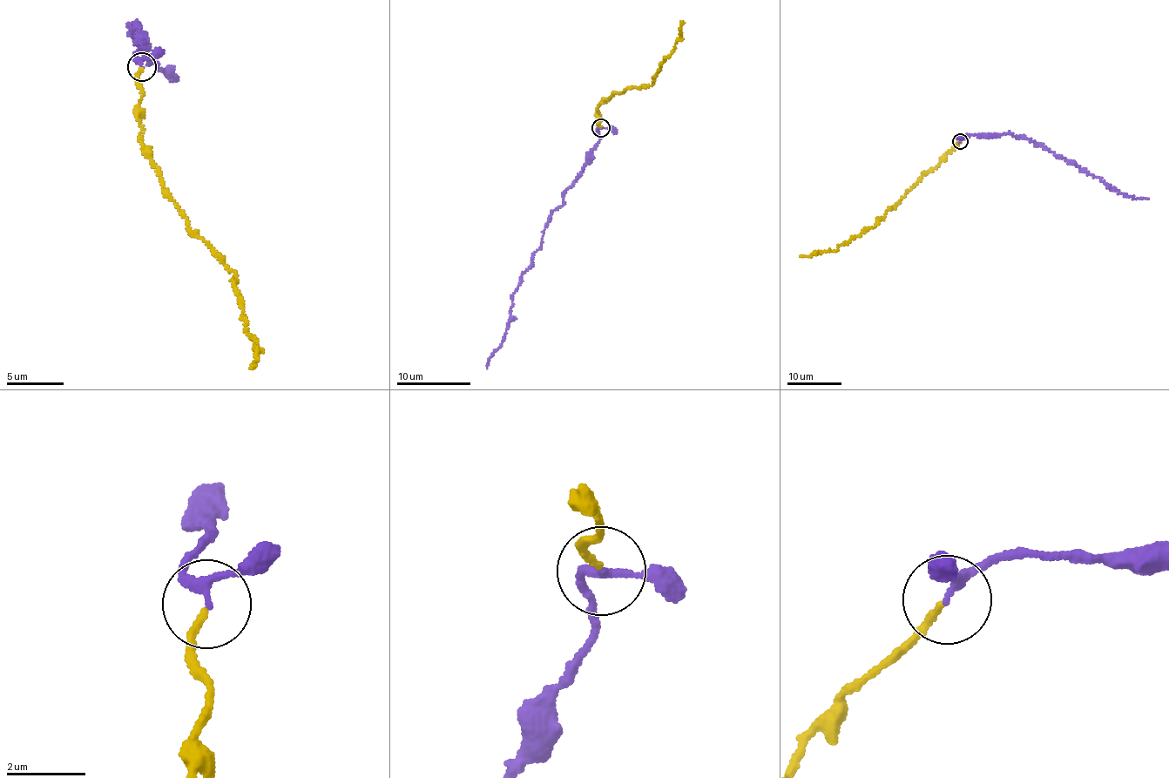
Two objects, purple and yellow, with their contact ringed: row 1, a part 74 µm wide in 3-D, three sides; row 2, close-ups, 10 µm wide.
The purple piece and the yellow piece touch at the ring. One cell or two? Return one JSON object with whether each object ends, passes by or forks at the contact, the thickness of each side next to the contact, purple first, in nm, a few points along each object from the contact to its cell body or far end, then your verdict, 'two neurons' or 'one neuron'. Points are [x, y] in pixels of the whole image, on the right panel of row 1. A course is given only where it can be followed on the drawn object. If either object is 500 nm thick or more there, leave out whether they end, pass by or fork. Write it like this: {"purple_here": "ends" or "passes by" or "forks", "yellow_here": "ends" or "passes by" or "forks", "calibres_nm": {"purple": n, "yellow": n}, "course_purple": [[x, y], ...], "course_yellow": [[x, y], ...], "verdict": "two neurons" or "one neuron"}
{"purple_here": "passes by", "yellow_here": "ends", "calibres_nm": {"purple": 200, "yellow": 160}, "course_purple": [[959, 141], [966, 136], [1010, 133], [1028, 138], [1099, 177], [1120, 192], [1140, 199], [1149, 198]], "course_yellow": [[959, 141], [873, 226], [836, 250], [800, 256]], "verdict": "one neuron"}

